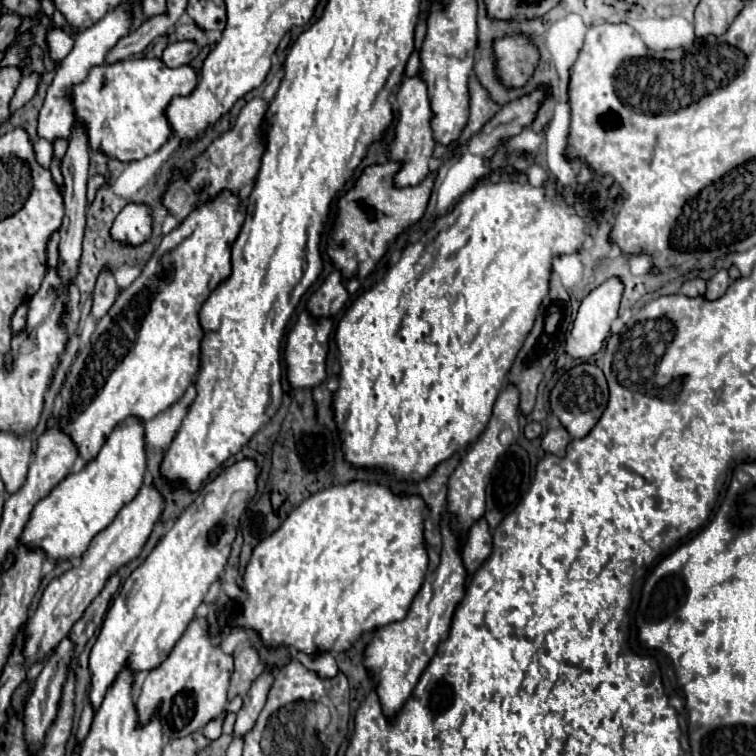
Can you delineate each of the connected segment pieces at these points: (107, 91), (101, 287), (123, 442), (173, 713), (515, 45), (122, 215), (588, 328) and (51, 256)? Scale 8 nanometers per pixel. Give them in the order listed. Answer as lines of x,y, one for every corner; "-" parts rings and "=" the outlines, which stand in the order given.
127,58
115,64
93,66
81,84
71,86
69,98
75,120
85,126
89,148
109,158
131,162
157,152
171,136
165,106
173,96
189,96
197,86
191,66
167,68
159,58
=
103,270
101,276
99,276
99,280
97,280
97,286
95,286
95,290
93,290
91,316
93,316
95,320
103,318
103,316
109,312
109,308
113,306
117,294
119,294
119,290
117,290
117,284
115,284
115,280
113,280
113,272
=
129,416
109,434
99,454
87,462
79,472
63,478
33,510
25,542
41,546
49,558
61,562
81,556
95,534
99,534
117,512
131,502
145,478
147,452
145,452
145,426
137,416
=
193,618
167,658
157,668
147,672
137,698
139,722
145,724
153,714
159,714
167,738
185,736
203,728
225,710
231,674
233,656
225,654
221,646
211,642
207,618
=
511,36
497,40
493,46
497,54
497,74
505,86
523,86
539,60
537,48
525,36
=
129,202
117,216
109,230
111,238
127,246
139,246
151,238
151,210
147,204
=
609,278
605,280
601,286
597,286
595,290
591,290
577,312
577,318
573,322
573,330
567,338
567,354
573,358
583,358
583,356
593,356
595,352
601,350
605,338
609,336
609,328
613,324
613,320
617,318
617,310
619,310
619,302
623,296
623,282
621,278
=
55,231
47,244
47,266
48,267
57,267
58,264
58,246
60,241
59,231

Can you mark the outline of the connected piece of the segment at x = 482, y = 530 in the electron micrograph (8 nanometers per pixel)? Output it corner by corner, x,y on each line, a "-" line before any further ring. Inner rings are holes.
481,518
481,522
477,522
477,526
473,526
473,530
469,530
469,538
465,540
465,546
461,552
469,578
489,558
489,554
491,554
491,532
489,532
487,522

